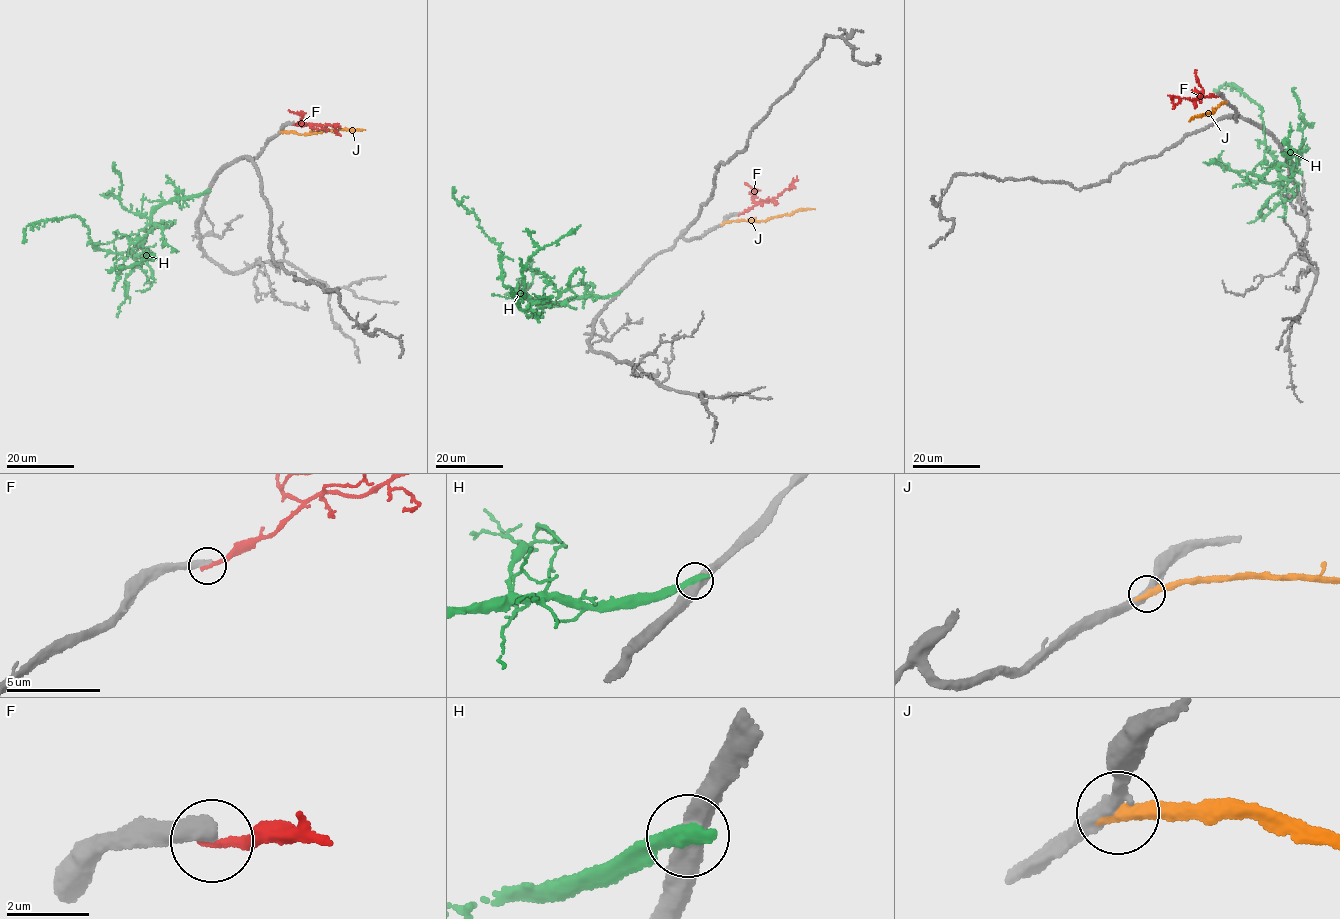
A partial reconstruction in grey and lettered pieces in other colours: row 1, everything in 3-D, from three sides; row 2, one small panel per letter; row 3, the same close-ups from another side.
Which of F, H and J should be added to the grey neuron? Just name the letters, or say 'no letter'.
no letter

